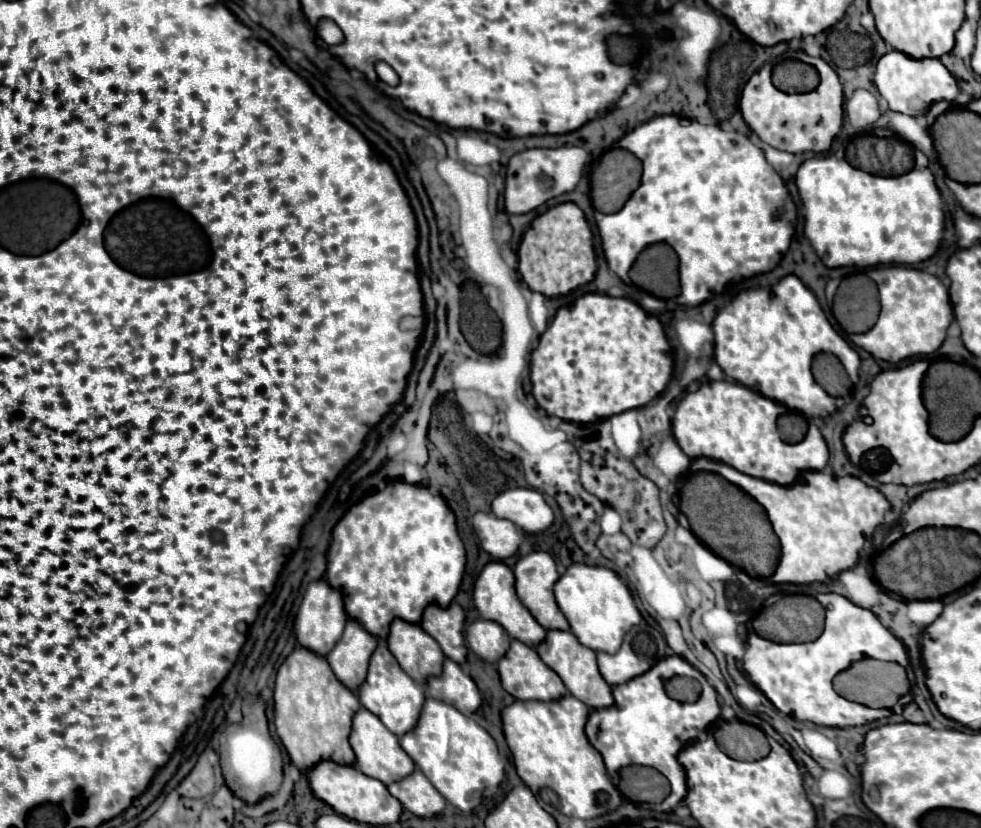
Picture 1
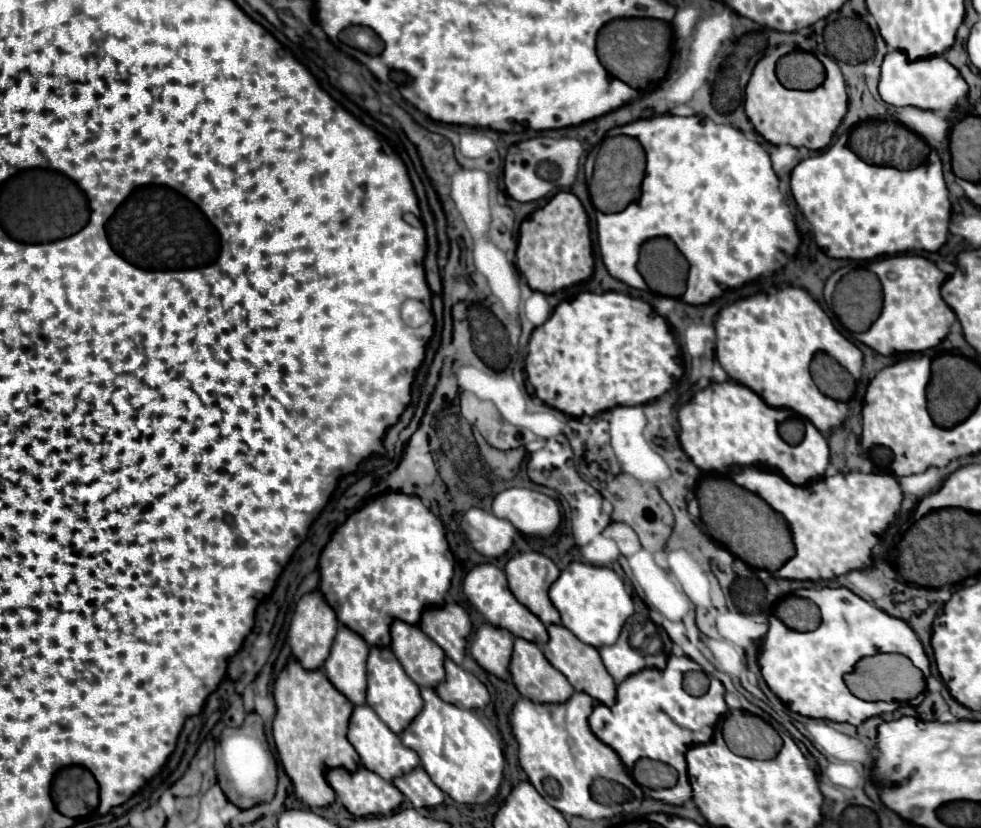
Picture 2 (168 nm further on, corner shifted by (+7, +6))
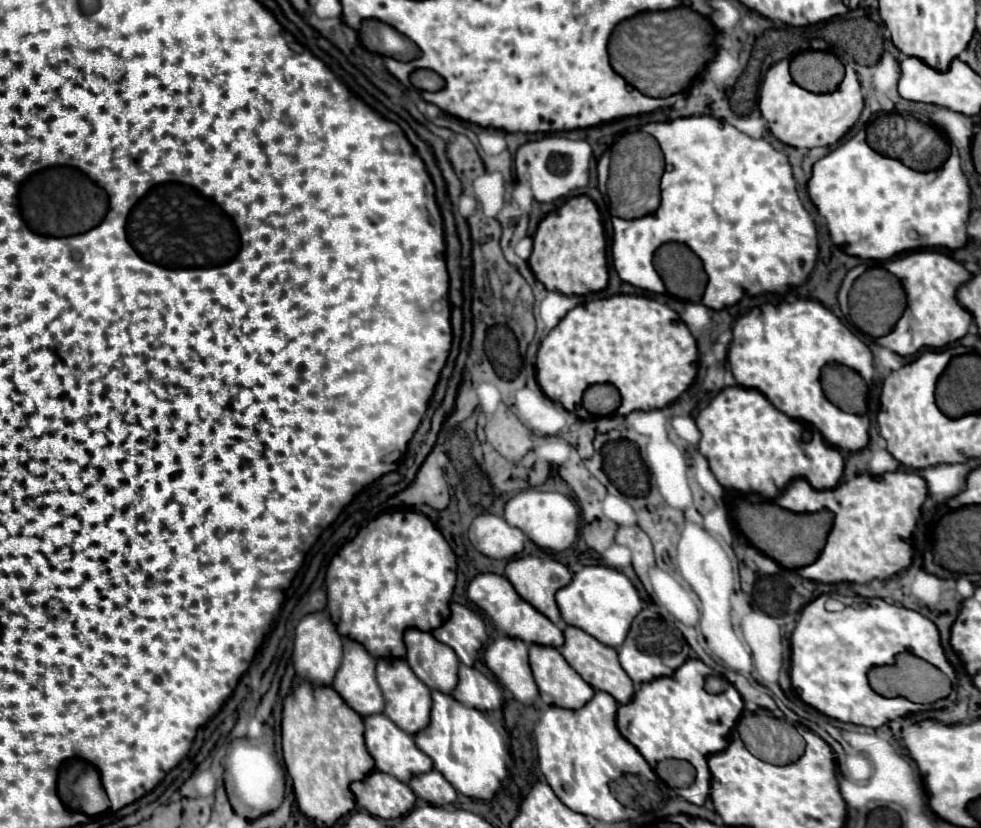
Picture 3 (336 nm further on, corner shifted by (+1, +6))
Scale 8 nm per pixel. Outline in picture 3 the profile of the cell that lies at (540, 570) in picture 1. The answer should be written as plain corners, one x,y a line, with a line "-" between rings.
528,555
524,557
515,557
508,562
504,575
510,579
510,583
514,585
514,589
522,595
522,599
526,599
532,607
536,607
538,611
542,611
542,615
546,615
552,623
560,625
562,617
560,617
560,609
554,601
554,595
558,589
562,589
566,583
570,583
572,573
553,557
540,557
537,555

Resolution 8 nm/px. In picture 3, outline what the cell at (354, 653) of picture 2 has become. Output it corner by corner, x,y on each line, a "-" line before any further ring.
344,639
344,657
332,681
332,687
362,717
382,713
384,697
376,681
376,657
372,657
358,641

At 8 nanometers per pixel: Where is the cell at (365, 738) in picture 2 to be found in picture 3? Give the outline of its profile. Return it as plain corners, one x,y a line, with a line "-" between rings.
374,713
374,715
364,717
364,727
366,727
366,731
364,731
366,747
368,747
368,753
372,755
378,771
388,773
402,783
410,781
412,777
416,777
420,773
432,771
432,759
426,753
422,753
416,747
414,739
408,733
404,733
400,727
396,727
384,713

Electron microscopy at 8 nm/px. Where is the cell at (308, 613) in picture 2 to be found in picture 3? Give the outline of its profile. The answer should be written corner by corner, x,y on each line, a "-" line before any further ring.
318,611
306,615
296,627
292,653
296,675
314,685
330,685
334,679
334,671
340,667
340,659
342,659
342,635
334,627
334,621
328,617
328,613

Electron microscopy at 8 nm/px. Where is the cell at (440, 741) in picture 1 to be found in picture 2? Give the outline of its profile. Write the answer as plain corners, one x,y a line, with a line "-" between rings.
422,689
422,699
422,711
410,727
400,733
402,743
418,753
430,779
454,801
474,805
480,795
480,803
488,803
496,795
502,781
504,755
500,743
476,713
442,701
434,689

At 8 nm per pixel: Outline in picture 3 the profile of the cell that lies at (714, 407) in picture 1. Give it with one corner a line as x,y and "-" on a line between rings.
740,385
722,389
694,421
702,433
698,451
708,459
710,471
724,489
740,493
756,491
774,499
792,479
806,479
814,489
832,489
842,477
844,457
840,451
828,445
816,429
812,437
808,427
804,429
800,421
778,411
756,389

